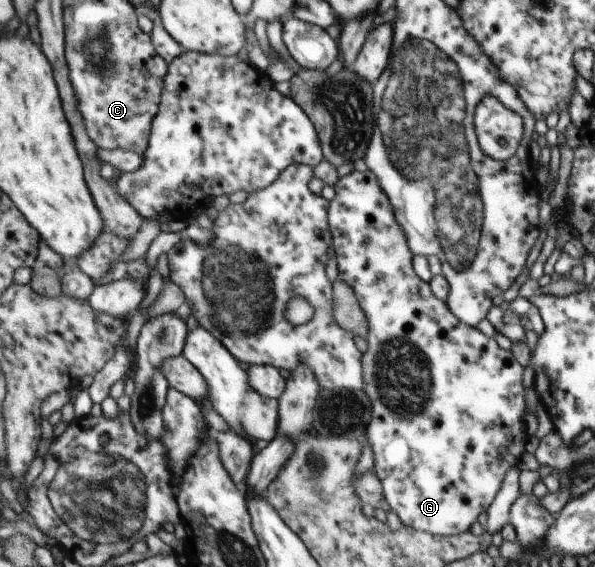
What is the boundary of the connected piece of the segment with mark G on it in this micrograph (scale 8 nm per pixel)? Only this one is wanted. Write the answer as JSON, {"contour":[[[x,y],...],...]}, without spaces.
{"contour":[[[357,166],[352,172],[338,179],[334,186],[336,195],[329,202],[329,224],[333,233],[332,251],[338,265],[338,277],[355,289],[356,297],[367,314],[369,334],[366,337],[368,349],[363,353],[365,392],[371,397],[374,407],[374,419],[368,428],[368,443],[375,453],[374,472],[382,481],[384,497],[387,503],[396,511],[402,525],[415,530],[430,532],[441,536],[460,535],[470,529],[470,525],[486,511],[493,503],[498,487],[506,478],[508,469],[516,465],[518,457],[524,449],[526,432],[524,425],[524,387],[522,387],[522,367],[512,359],[510,351],[502,351],[494,339],[488,339],[478,329],[464,323],[442,301],[431,288],[431,283],[424,281],[414,267],[415,253],[409,244],[403,225],[397,220],[395,207],[391,199],[384,193],[379,177],[364,166]]]}

